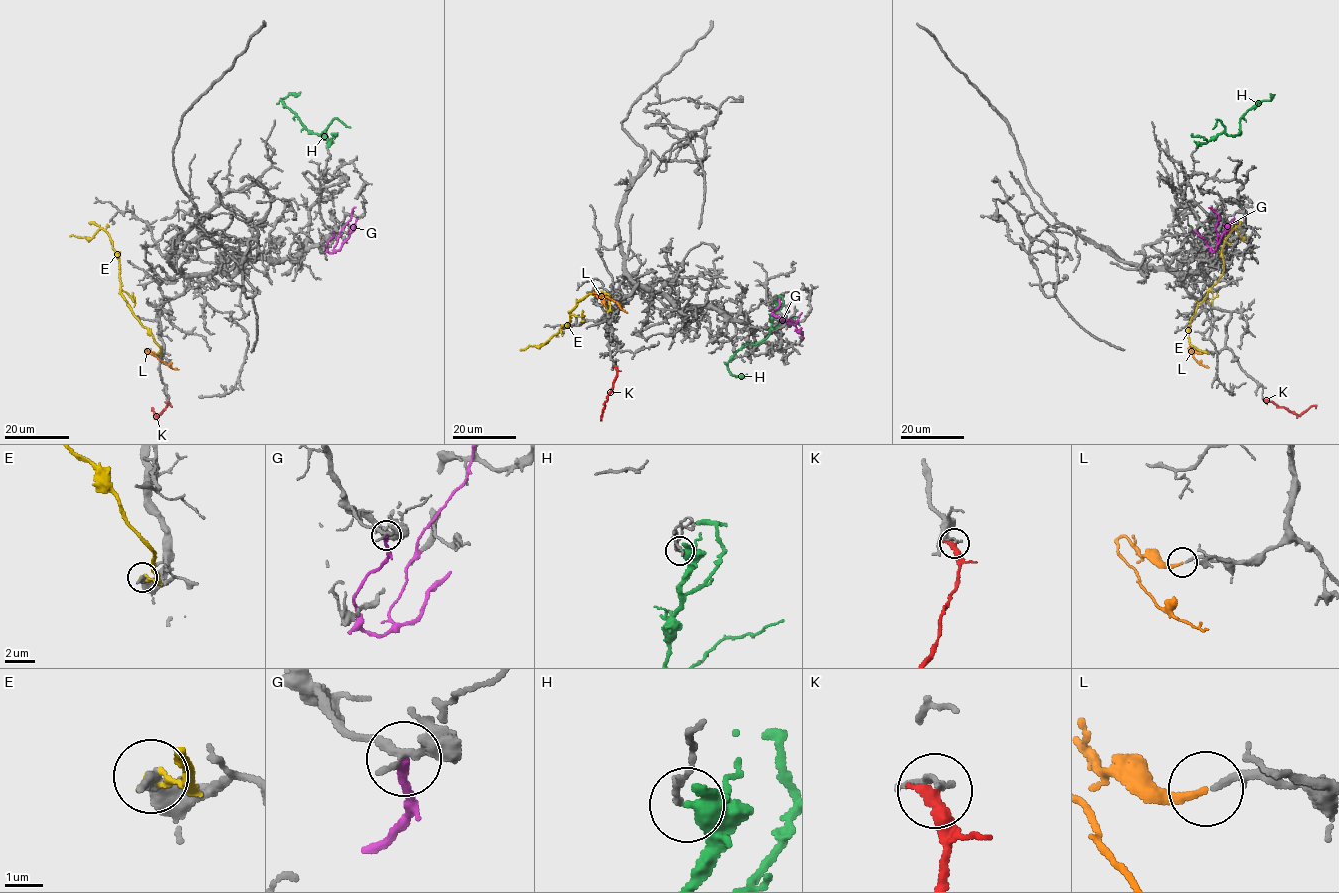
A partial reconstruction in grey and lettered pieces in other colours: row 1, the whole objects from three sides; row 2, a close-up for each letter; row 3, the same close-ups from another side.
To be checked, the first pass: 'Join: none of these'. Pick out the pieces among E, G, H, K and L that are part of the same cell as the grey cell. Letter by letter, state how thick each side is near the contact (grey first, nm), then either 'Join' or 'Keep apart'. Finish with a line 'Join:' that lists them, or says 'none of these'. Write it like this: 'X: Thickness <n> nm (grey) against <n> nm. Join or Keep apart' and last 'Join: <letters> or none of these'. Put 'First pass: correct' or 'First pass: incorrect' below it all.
E: Thickness 280 nm (grey) against 130 nm. Keep apart
G: Thickness 200 nm (grey) against 260 nm. Keep apart
H: Thickness 170 nm (grey) against 550 nm. Keep apart
K: Thickness 150 nm (grey) against 400 nm. Keep apart
L: Thickness 170 nm (grey) against 180 nm. Join
Join: L
First pass: incorrect

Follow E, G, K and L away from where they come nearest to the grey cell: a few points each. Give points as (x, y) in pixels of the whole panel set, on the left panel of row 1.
E: (158, 353), (160, 348), (152, 334), (121, 294), (119, 258), (109, 235), (100, 229), (91, 238), (70, 236)
G: (332, 231), (326, 244), (329, 252), (334, 251), (339, 233), (355, 207)
K: (167, 402), (156, 418), (152, 411)
L: (156, 355), (145, 350), (178, 369)

